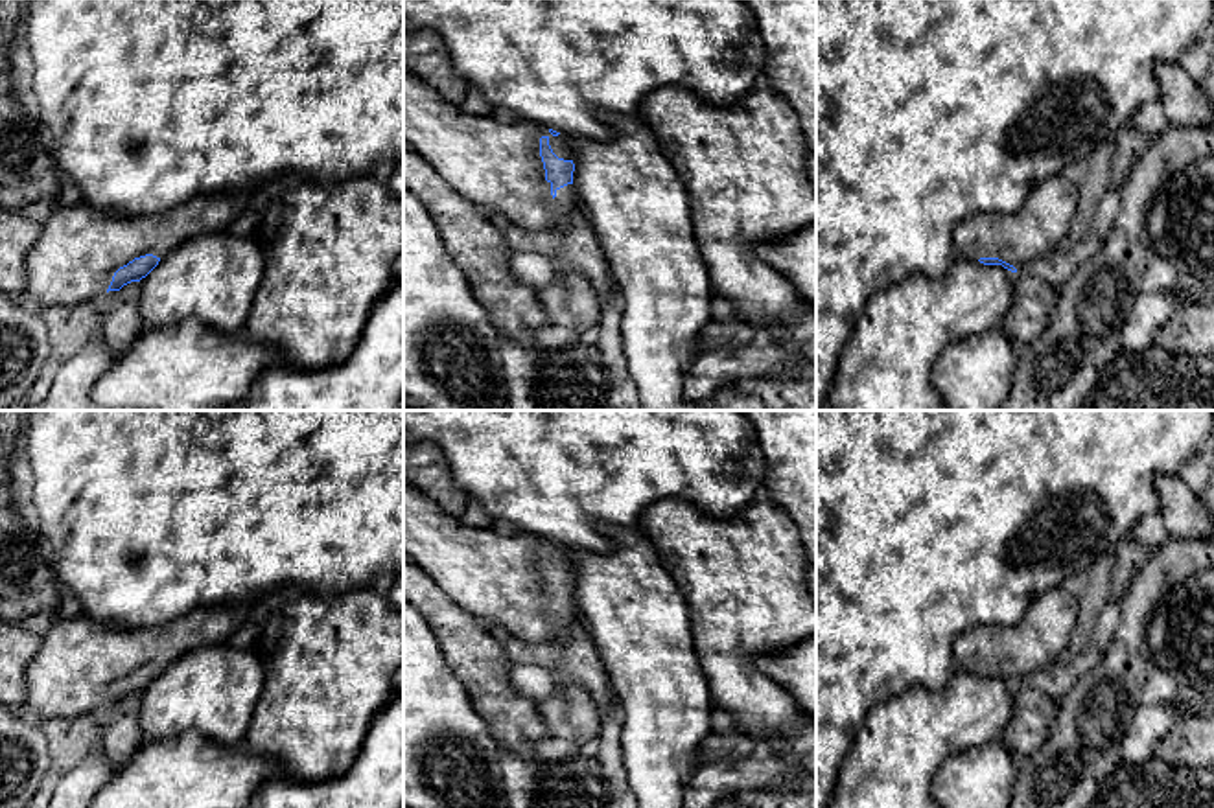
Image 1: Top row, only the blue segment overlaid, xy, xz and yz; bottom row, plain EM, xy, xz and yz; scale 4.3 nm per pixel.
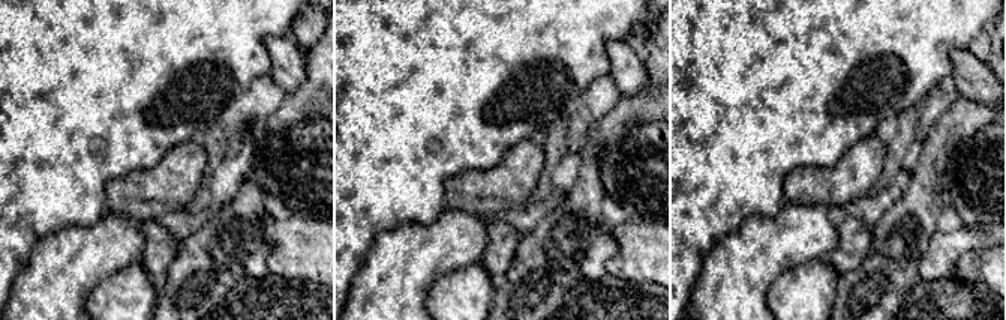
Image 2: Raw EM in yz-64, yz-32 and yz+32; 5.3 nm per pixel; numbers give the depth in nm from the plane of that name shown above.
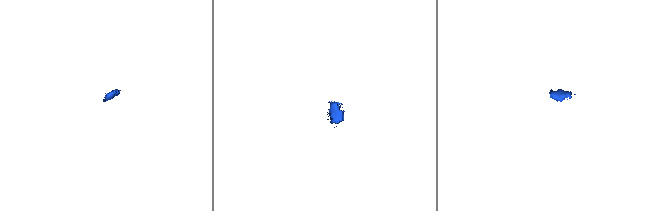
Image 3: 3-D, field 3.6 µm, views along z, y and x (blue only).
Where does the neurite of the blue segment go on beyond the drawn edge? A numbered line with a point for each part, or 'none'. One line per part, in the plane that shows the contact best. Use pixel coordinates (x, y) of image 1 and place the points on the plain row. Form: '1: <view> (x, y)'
1: xz (498, 578)

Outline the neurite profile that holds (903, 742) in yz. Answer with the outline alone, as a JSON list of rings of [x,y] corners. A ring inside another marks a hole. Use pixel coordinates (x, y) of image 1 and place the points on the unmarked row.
[[[954,672],[938,690],[910,688],[873,707],[851,745],[827,808],[940,808],[930,786],[952,755],[998,740],[1013,718],[1015,685]]]

